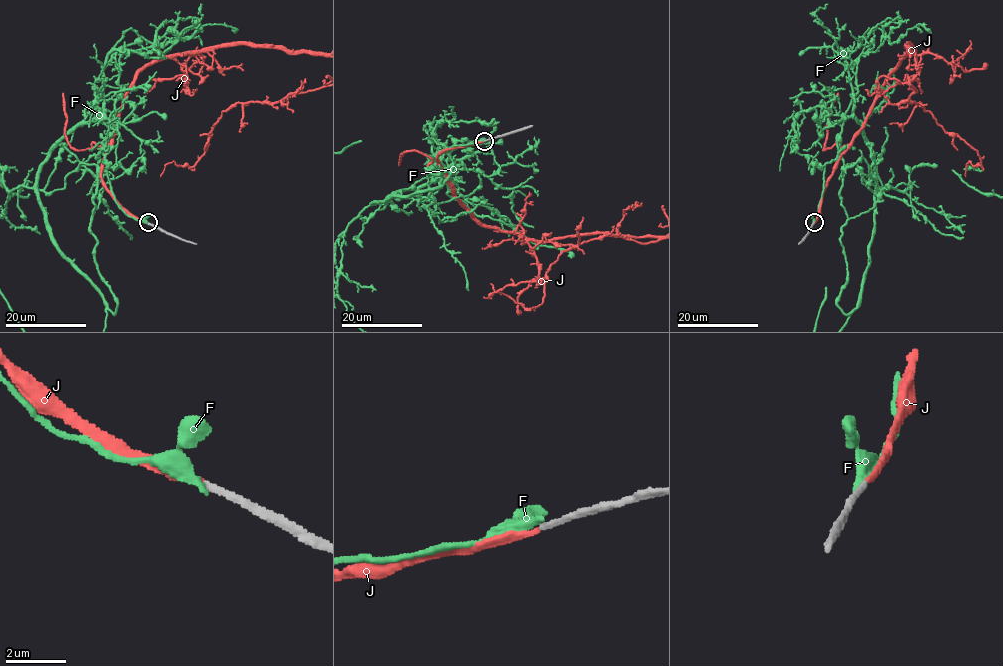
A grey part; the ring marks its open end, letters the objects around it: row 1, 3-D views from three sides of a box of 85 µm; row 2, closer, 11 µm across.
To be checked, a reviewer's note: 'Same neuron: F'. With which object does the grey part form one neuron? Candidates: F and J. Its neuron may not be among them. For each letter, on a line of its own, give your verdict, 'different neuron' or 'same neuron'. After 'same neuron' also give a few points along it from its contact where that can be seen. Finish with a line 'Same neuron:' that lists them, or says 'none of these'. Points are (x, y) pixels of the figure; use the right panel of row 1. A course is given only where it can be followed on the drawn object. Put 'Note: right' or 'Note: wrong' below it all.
F: different neuron
J: same neuron; course (813, 222), (834, 165), (909, 44), (916, 90), (908, 102), (977, 151), (981, 166), (970, 161), (965, 176)
Same neuron: J
Note: wrong

